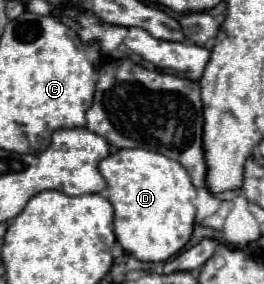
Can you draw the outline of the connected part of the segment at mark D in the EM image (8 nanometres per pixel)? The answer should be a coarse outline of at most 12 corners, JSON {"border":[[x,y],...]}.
{"border":[[158,152],[100,162],[122,248],[168,262],[190,240],[196,188]]}

